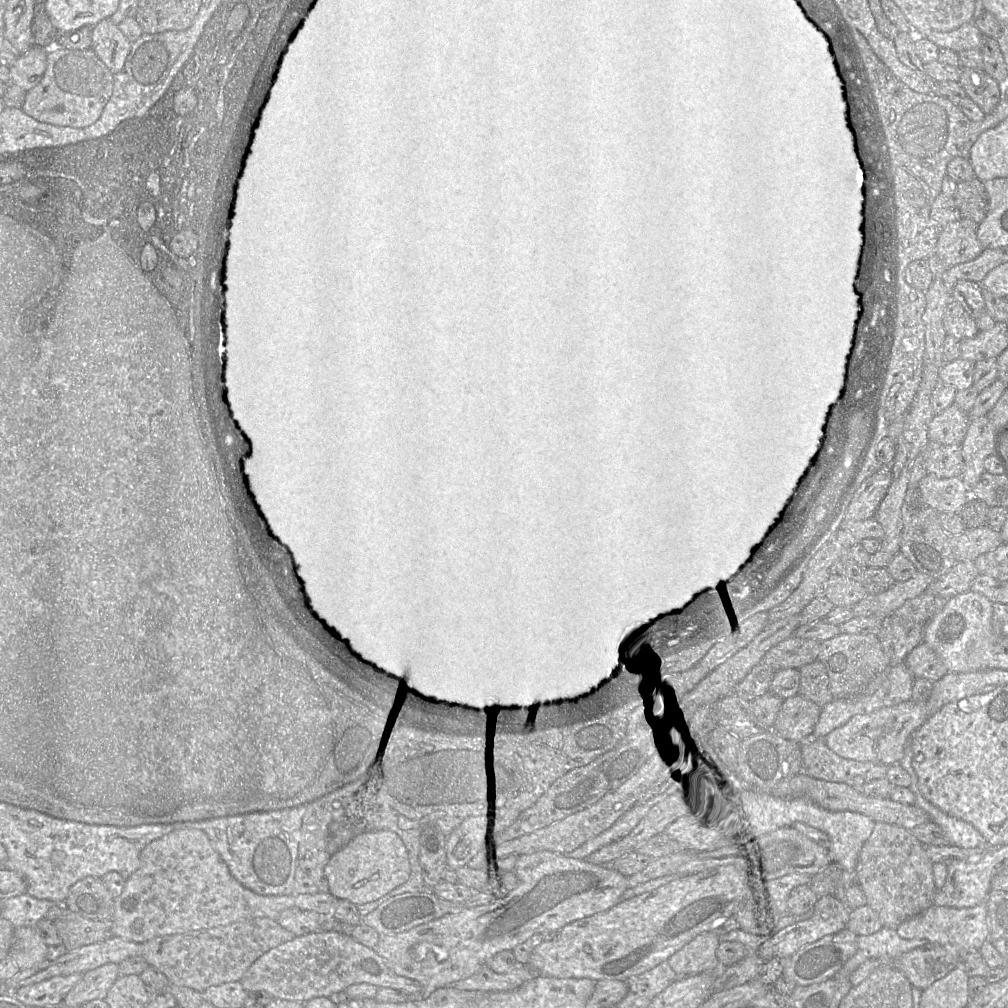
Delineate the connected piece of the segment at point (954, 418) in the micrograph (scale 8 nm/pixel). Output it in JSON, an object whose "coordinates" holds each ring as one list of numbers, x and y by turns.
{"coordinates":[[954,403,939,414,935,414,928,428,929,441,944,445,961,445,970,419]]}

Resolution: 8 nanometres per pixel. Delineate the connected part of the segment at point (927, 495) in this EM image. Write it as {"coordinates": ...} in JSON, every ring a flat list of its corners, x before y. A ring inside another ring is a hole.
{"coordinates":[[927,474,920,481,919,490,926,504,938,513,959,513,970,498,961,477,938,478,933,474]]}

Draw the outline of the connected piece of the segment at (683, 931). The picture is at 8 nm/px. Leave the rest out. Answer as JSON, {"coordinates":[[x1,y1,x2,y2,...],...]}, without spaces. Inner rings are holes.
{"coordinates":[[724,856,715,860,715,867,710,867,709,871,702,871,699,874,680,877,664,884,652,891,641,895,634,896,627,900,621,900,617,905,609,910,598,913,581,920,574,921,560,930,560,934,552,941,543,941,532,952,528,965,536,969,540,976,549,976,555,978,588,978,593,981,601,980,622,980,626,981,632,976,642,974,655,966,665,962,674,953,684,947,687,943,702,933,712,931,717,925,730,918,736,909,741,898,747,897,747,885,749,880,749,867,751,866,748,859,744,856]]}

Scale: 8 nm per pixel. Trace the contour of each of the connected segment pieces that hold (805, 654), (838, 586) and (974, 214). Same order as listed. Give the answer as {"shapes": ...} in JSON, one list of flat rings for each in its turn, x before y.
{"shapes":[[[793,635,772,647,762,662,775,671,787,668,800,669,817,659,820,643,814,639,803,639]],[[831,575,825,596,834,606,853,607,868,595,862,582,852,580,846,576]],[[975,177,957,183,954,198,962,217,977,224,983,221,988,210,988,194,982,180]]]}

